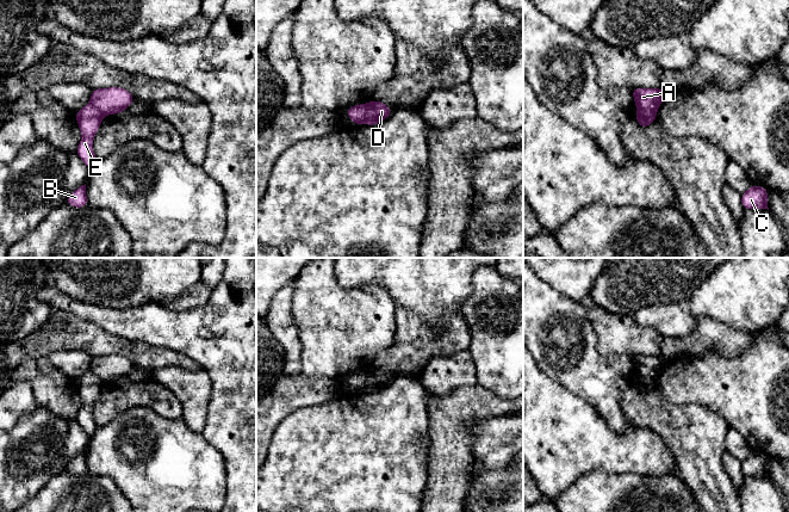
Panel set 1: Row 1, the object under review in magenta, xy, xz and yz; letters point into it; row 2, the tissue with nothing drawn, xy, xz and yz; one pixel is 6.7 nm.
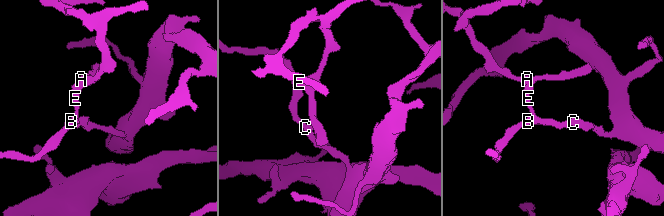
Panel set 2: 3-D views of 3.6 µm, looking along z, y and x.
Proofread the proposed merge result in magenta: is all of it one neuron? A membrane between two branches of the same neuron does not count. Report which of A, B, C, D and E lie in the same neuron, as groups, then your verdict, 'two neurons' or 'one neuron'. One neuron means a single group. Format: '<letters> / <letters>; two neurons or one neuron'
A D / B C E; two neurons

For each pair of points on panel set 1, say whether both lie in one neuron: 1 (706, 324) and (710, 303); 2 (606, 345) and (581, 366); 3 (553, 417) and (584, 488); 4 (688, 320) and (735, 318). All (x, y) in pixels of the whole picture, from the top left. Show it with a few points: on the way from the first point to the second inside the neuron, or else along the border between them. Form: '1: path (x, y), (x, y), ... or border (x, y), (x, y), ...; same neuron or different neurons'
1: border (696, 315), (706, 315), (733, 329); different neurons
2: border (590, 325), (601, 355), (625, 355); different neurons
3: border (607, 473), (590, 472), (582, 475), (558, 497); different neurons
4: border (685, 304), (696, 315); different neurons

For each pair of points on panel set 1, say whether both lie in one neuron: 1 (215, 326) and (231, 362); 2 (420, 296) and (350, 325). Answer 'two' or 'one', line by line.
1: one
2: two

